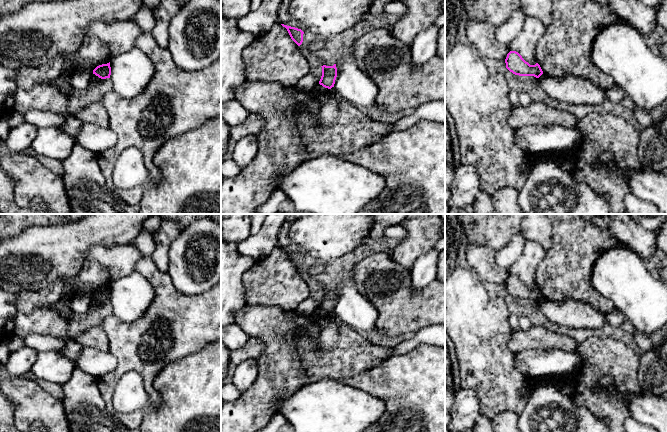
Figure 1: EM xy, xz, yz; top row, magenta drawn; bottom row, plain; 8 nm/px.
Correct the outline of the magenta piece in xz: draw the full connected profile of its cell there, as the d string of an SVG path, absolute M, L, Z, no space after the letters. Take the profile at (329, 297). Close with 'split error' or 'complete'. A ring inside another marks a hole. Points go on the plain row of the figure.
M336 288L333 290L323 289L322 291L322 300L319 305L319 308L325 312L331 313L334 311L335 304L337 301L337 292Z | complete

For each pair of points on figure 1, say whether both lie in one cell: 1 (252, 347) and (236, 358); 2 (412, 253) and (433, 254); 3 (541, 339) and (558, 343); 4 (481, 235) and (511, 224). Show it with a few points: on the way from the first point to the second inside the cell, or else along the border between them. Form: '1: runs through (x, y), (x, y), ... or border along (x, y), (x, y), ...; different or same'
1: runs through (248, 351), (240, 355); same
2: border along (433, 247), (421, 254), (411, 268); different
3: runs through (545, 339), (554, 340); same
4: runs through (488, 228), (492, 224), (504, 224); same

